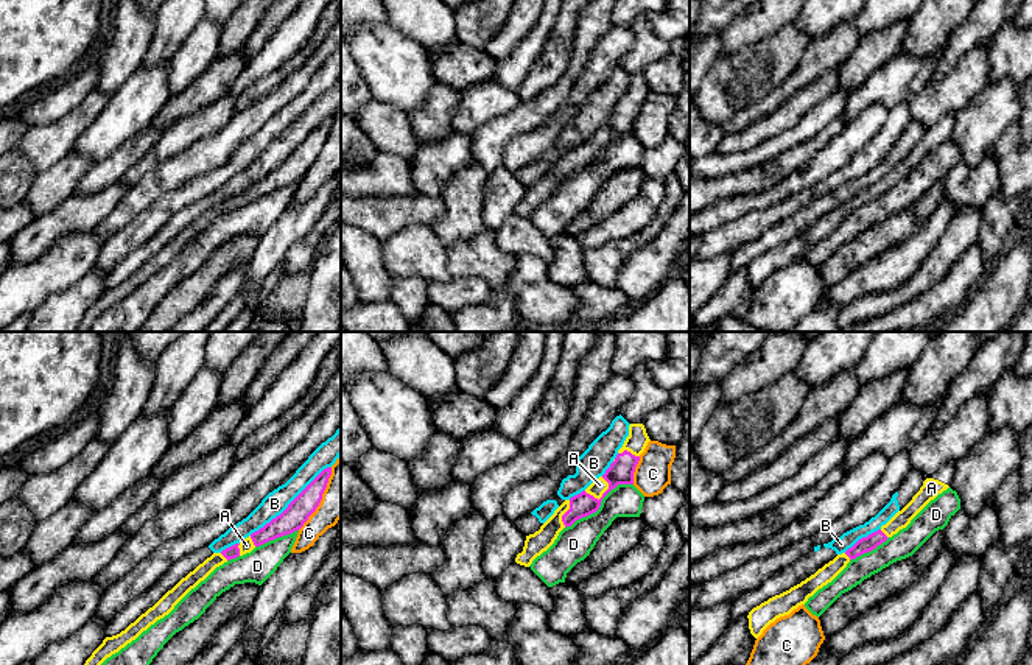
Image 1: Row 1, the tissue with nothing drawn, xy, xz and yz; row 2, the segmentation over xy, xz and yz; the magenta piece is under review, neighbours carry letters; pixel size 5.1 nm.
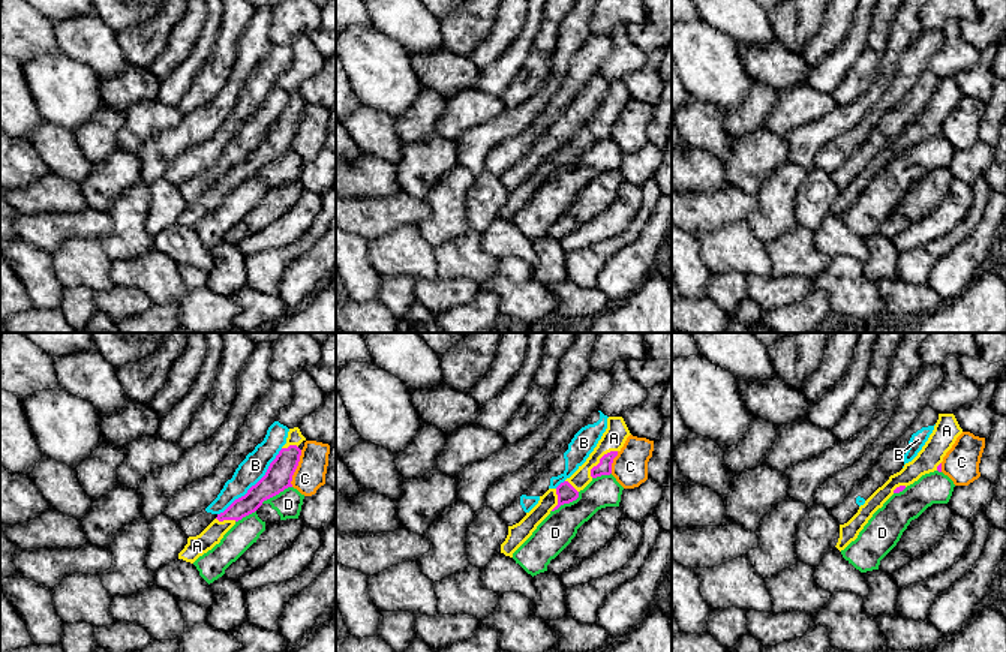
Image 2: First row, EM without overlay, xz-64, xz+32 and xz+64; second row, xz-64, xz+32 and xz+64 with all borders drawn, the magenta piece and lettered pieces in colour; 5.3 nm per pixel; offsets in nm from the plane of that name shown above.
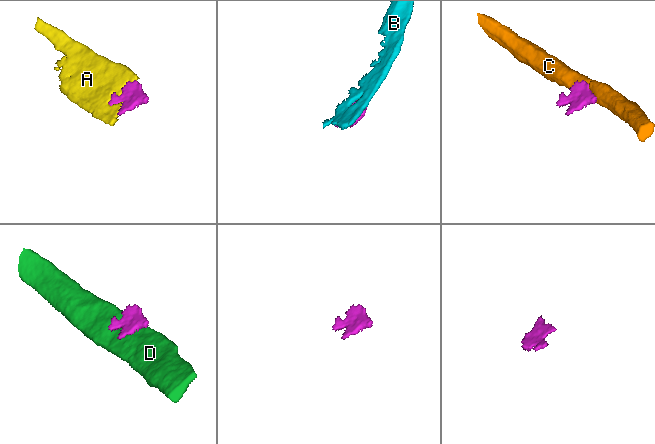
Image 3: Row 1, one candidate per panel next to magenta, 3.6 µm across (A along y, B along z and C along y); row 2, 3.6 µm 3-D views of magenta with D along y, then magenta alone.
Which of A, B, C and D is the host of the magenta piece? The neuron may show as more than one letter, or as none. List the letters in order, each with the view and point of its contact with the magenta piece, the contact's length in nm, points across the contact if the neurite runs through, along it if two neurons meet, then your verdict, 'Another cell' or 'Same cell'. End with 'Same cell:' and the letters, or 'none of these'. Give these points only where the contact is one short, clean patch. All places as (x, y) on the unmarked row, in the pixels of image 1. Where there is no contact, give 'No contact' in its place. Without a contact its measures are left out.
A: Touches magenta at xz (596, 150). Shared border 140 nm. Same cell
B: Touches magenta at xy (290, 154). Shared border 550 nm. Another cell
C: Touches magenta at xz (634, 122). Shared border 150 nm. Another cell
D: Touches magenta at xz (600, 156). Shared border 420 nm. Another cell
Same cell: A

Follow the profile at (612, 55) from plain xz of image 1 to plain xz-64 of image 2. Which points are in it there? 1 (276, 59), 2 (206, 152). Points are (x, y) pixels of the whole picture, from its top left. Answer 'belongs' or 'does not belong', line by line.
1: belongs
2: belongs

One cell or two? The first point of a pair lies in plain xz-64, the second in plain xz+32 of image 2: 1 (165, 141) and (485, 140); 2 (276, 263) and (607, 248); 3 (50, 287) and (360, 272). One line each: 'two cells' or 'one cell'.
1: one cell
2: one cell
3: one cell

